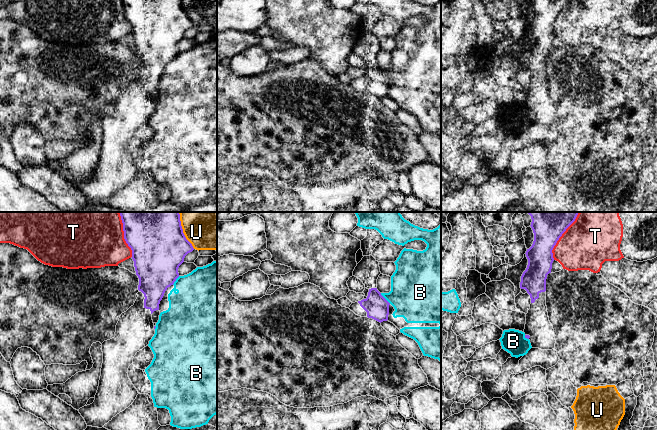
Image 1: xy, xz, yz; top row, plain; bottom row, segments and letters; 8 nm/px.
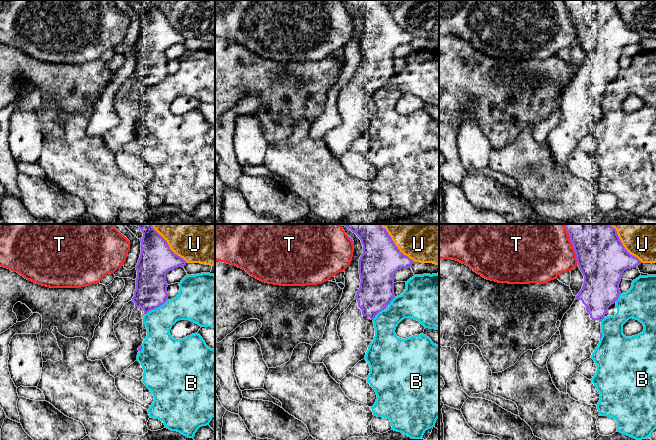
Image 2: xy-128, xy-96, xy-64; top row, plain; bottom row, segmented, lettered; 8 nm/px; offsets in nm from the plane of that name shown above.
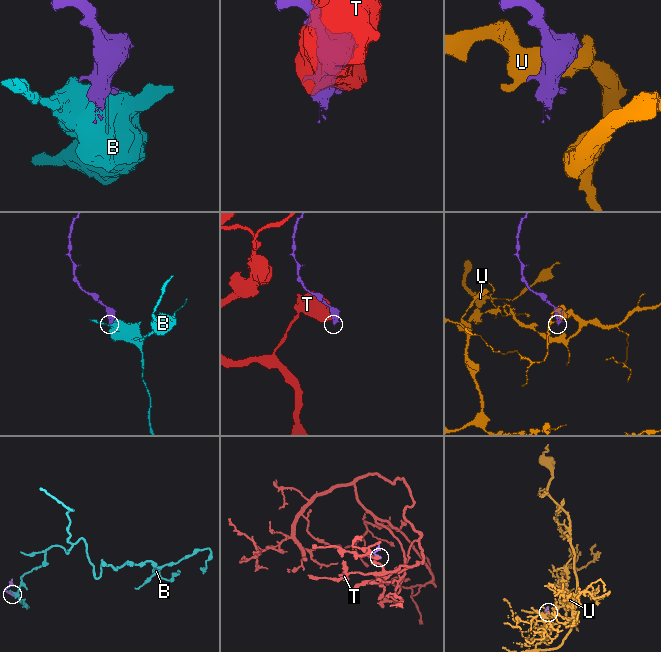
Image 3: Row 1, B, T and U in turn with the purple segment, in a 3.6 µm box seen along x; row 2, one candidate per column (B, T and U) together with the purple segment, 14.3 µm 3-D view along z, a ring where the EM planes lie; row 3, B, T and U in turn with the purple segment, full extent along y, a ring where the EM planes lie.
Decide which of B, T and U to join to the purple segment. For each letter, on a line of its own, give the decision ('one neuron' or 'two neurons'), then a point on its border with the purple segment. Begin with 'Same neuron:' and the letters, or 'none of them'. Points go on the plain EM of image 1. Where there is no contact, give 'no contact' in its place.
Same neuron: none of them
B: two neurons | xz (384, 74)
T: two neurons | yz (556, 18)
U: two neurons | xy (184, 12)

